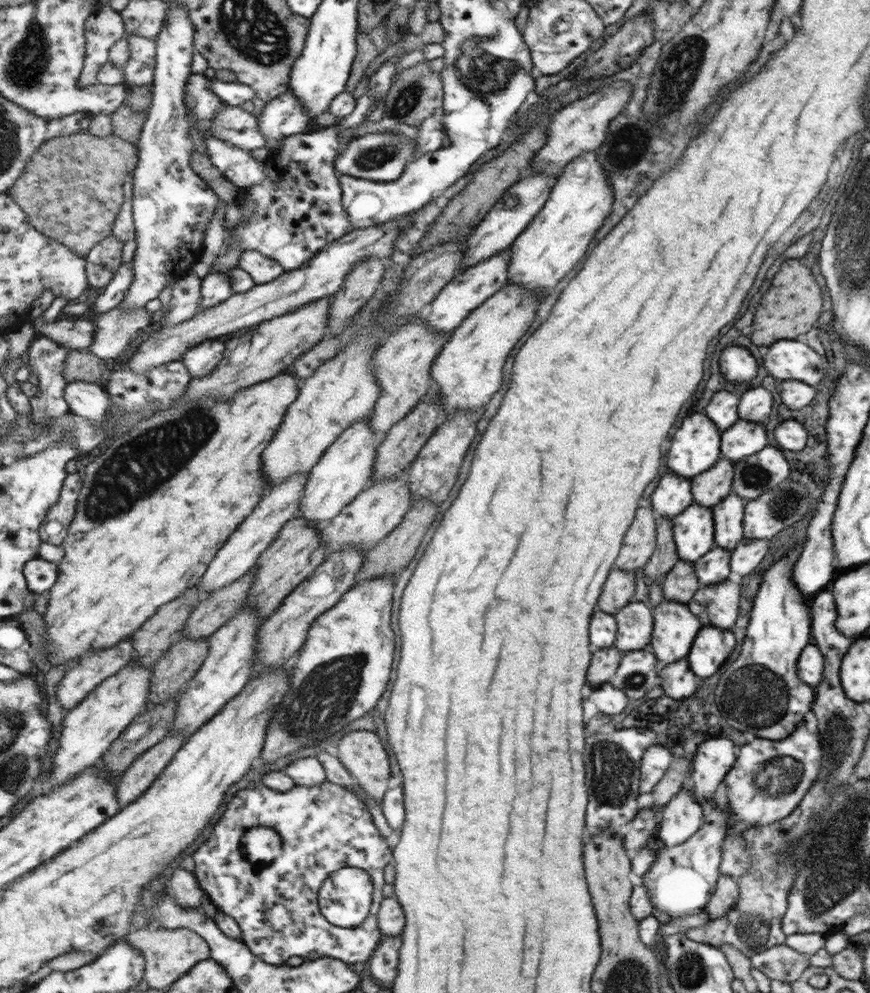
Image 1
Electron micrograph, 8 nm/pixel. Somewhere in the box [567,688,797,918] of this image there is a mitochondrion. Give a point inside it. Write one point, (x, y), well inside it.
(609, 778)

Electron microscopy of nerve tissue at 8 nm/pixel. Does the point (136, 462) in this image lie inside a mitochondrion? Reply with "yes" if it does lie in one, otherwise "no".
yes

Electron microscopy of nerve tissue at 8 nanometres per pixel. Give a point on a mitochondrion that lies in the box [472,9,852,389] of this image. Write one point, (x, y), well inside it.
(676, 77)

